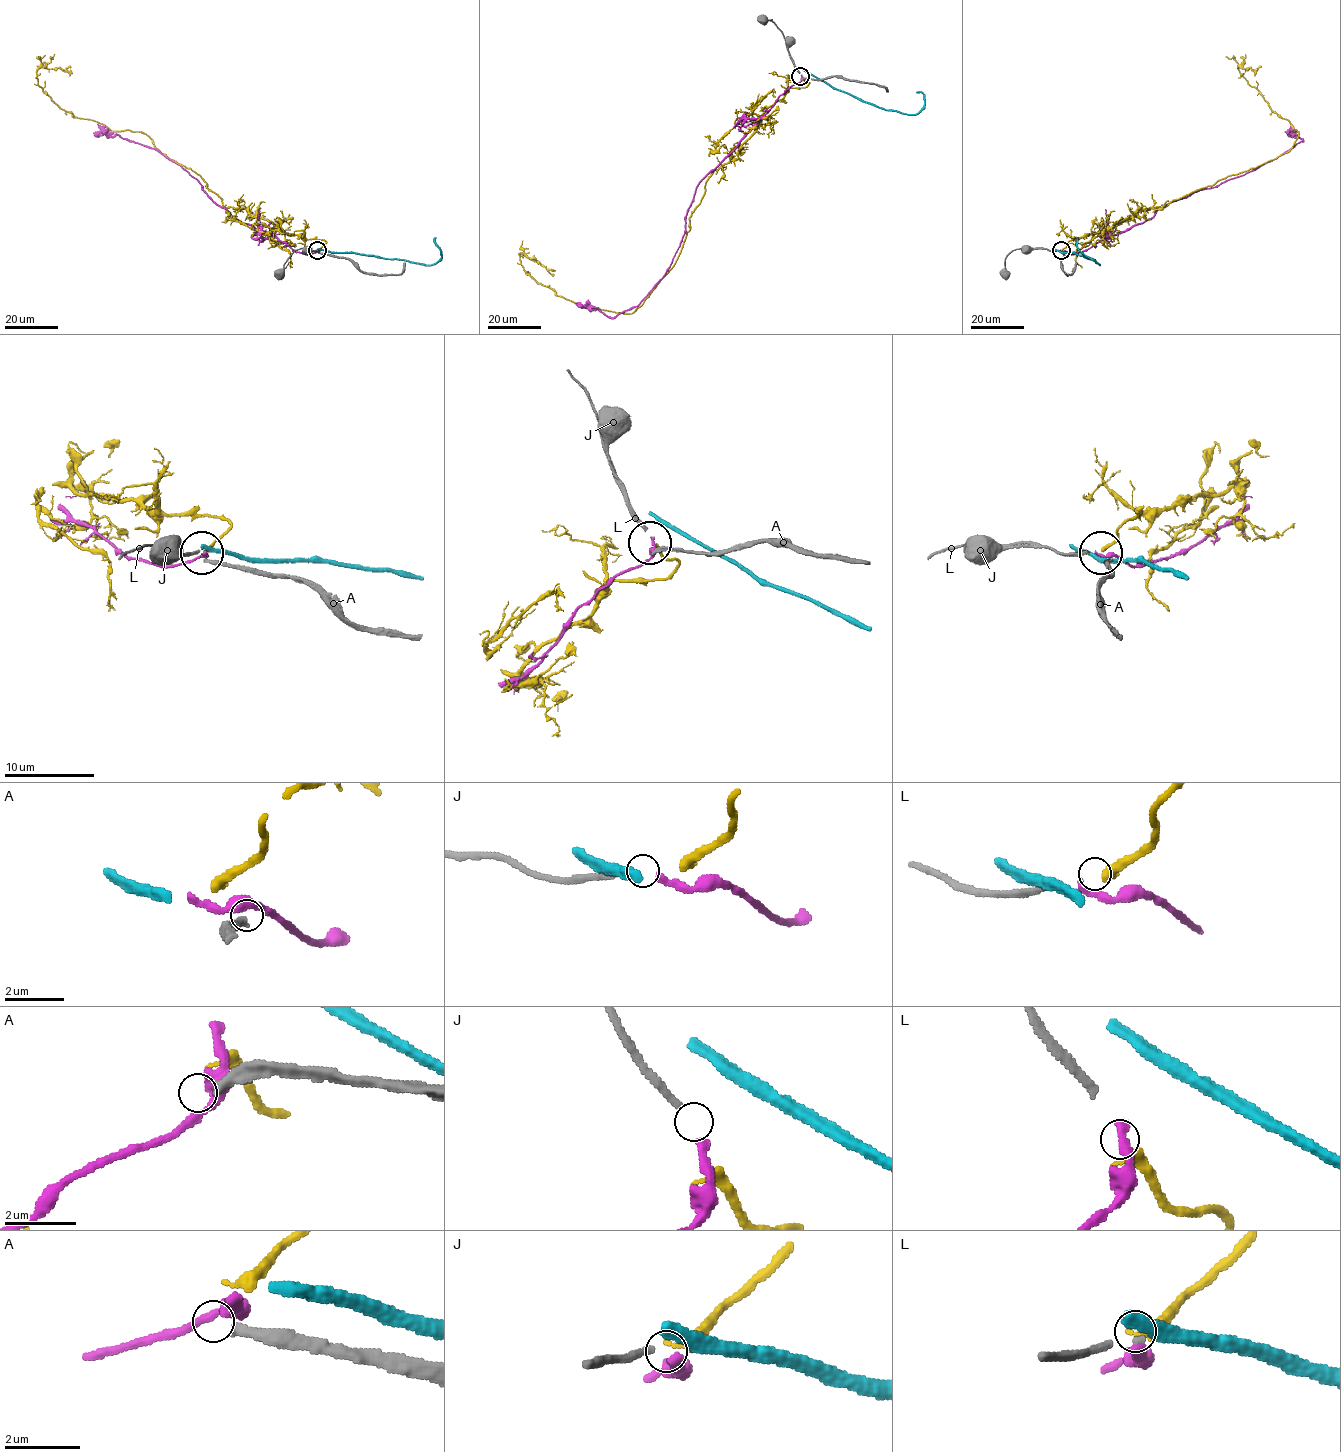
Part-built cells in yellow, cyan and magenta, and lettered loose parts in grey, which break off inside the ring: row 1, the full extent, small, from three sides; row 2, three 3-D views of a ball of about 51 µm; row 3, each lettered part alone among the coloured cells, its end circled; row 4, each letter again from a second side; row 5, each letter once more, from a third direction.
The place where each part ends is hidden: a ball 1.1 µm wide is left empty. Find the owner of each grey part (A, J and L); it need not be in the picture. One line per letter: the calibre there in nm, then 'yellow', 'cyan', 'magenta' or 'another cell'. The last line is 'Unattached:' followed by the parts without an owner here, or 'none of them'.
A: calibre 320 nm; another cell
J: calibre 200 nm; magenta
L: calibre 80 nm; yellow
Unattached: A

